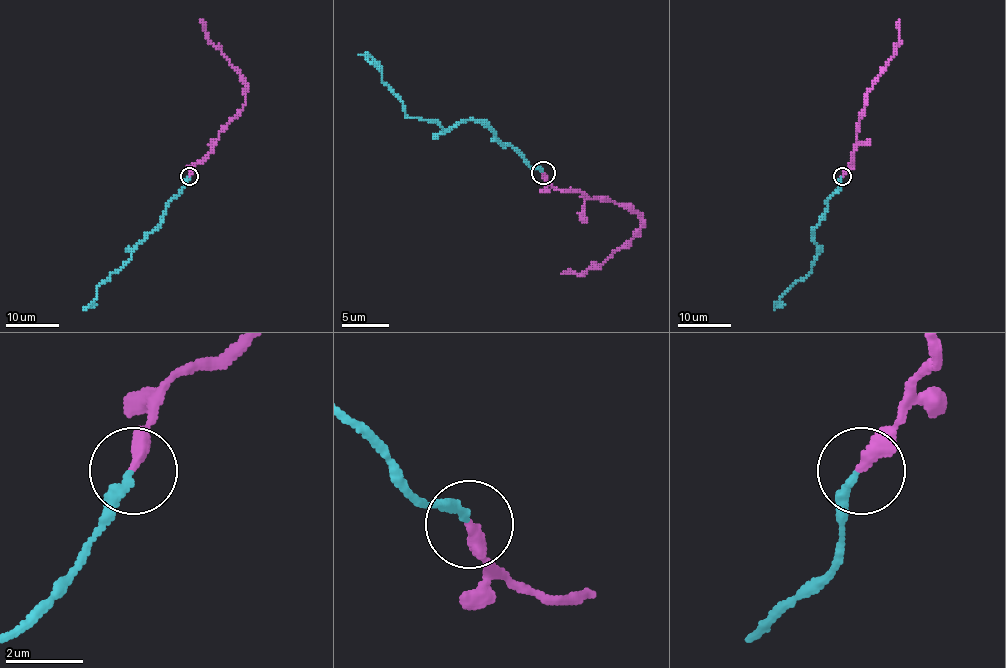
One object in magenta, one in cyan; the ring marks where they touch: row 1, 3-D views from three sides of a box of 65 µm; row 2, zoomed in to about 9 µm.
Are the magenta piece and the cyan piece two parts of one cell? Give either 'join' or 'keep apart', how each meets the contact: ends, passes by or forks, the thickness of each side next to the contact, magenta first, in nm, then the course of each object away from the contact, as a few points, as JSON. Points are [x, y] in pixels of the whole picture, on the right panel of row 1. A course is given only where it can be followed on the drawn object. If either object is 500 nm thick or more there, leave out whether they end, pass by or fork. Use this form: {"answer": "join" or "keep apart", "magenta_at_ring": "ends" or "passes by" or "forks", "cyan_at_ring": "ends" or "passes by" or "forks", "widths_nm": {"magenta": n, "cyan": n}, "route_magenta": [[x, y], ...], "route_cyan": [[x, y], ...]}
{"answer": "keep apart", "magenta_at_ring": "ends", "cyan_at_ring": "ends", "widths_nm": {"magenta": 320, "cyan": 240}, "route_magenta": [[842, 176], [852, 161], [857, 143], [856, 132], [866, 92], [894, 55], [900, 39], [900, 20]], "route_cyan": [[841, 176], [840, 188], [827, 200], [825, 213], [812, 232], [817, 256], [811, 272], [775, 304], [784, 304]]}

